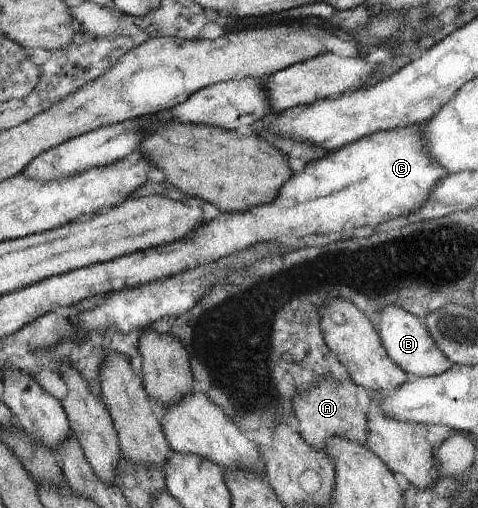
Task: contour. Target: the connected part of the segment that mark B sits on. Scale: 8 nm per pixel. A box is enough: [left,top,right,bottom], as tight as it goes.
[375,307,449,378]

